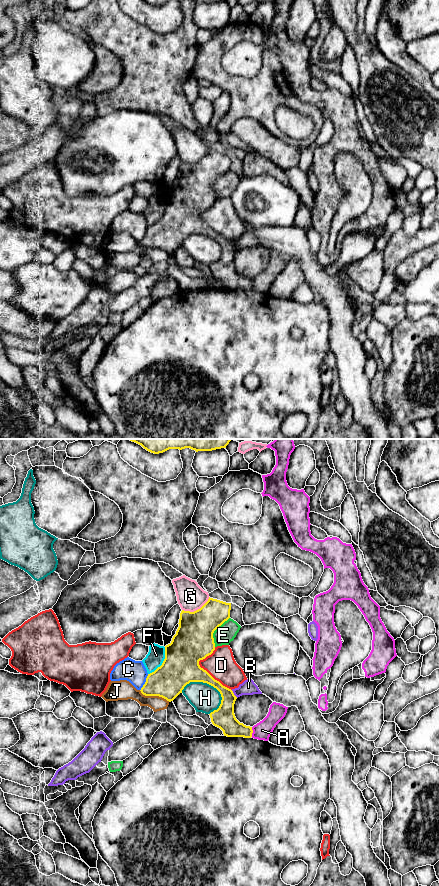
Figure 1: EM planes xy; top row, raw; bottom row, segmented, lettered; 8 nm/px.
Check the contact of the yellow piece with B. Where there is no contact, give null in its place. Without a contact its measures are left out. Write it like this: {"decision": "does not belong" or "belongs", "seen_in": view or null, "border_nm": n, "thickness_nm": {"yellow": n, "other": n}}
{"decision": "does not belong", "seen_in": "xy", "border_nm": 80, "thickness_nm": {"yellow": 180, "other": 120}}

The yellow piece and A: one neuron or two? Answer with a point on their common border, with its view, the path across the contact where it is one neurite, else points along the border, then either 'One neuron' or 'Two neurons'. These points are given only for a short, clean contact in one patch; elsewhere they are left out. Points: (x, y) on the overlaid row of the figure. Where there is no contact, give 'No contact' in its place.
Touches yellow at xy (252, 732). Boundary: xy (251, 727), (252, 736). Two neurons

